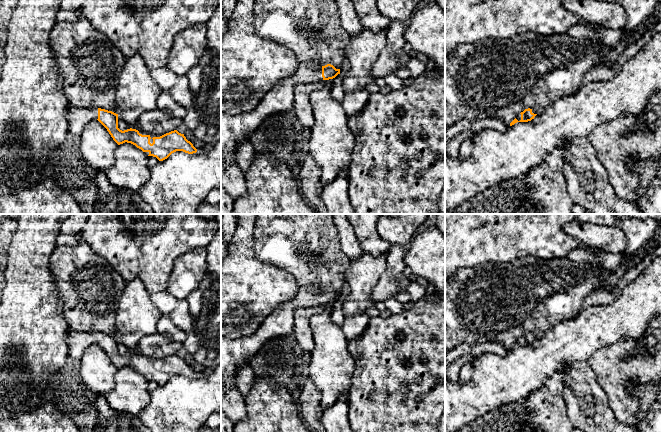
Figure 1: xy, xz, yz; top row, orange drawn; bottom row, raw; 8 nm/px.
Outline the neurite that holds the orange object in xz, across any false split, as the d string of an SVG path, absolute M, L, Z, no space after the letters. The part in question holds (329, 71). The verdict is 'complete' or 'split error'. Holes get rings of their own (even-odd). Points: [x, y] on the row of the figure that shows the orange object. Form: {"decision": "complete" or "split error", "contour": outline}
{"decision": "split error", "contour": "M301 63L292 75L268 92L251 111L236 116L221 111L221 176L223 171L236 161L239 145L249 140L263 121L274 113L294 109L294 87L297 84L329 80L338 74L340 69L336 69L331 64L321 66Z"}

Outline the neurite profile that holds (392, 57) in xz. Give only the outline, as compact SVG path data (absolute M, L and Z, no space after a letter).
M391 21L387 30L386 45L371 70L371 77L375 80L386 78L396 69L406 68L409 59L409 55L404 51L406 28L405 21Z

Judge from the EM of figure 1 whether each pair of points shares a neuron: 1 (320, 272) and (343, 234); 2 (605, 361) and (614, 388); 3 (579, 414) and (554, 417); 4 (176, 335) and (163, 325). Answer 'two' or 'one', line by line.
1: two
2: one
3: two
4: one

